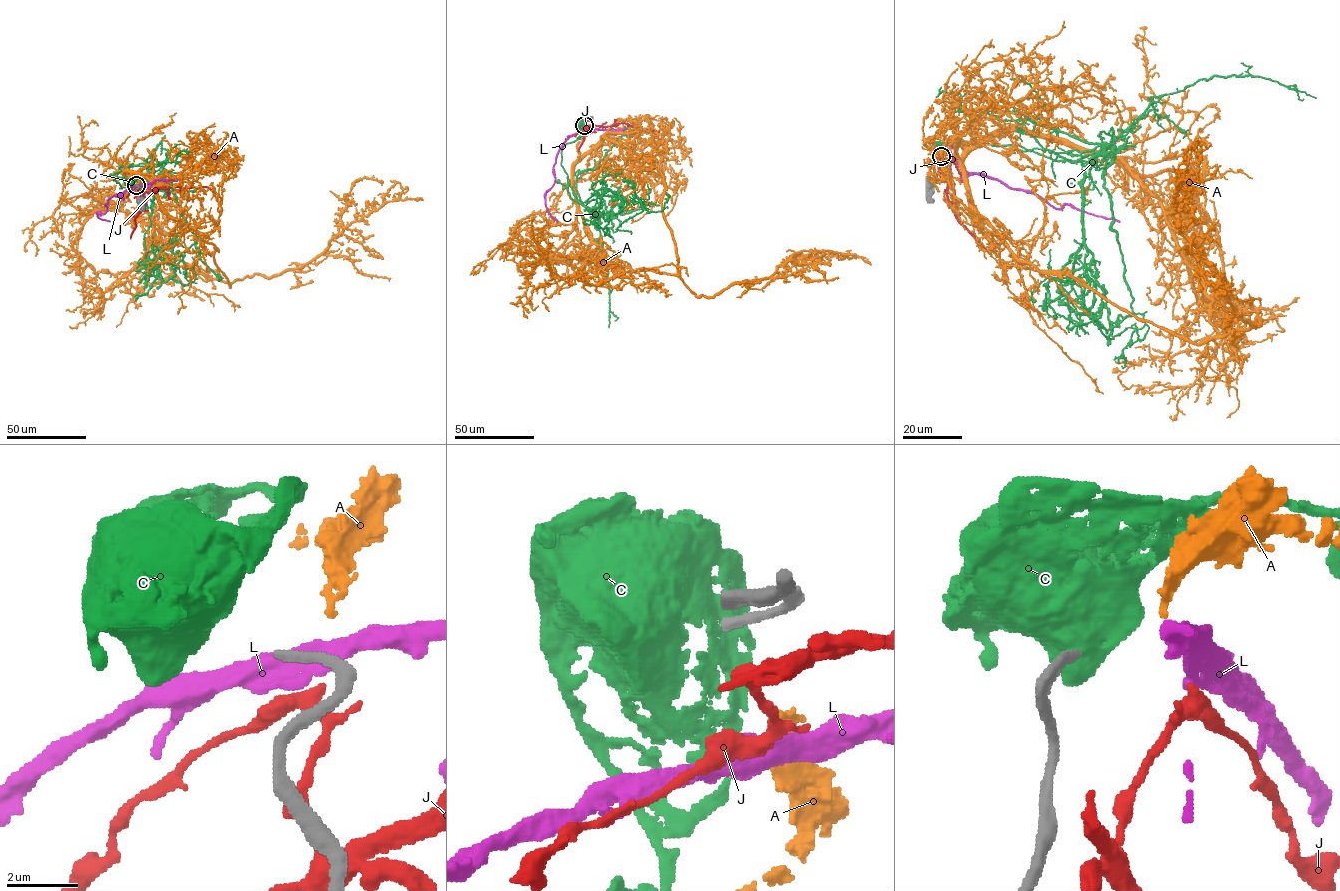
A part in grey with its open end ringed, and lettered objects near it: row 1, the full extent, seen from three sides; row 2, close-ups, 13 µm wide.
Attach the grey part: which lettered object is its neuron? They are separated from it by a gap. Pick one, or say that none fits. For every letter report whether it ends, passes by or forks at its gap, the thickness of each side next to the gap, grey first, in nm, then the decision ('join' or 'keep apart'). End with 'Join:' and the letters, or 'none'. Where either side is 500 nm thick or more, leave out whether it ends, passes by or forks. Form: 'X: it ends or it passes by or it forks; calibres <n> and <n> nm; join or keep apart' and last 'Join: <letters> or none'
A: it ends; calibres 280 and 220 nm; keep apart
C: calibres 280 and 900 nm; keep apart
J: it forks; calibres 280 and 380 nm; keep apart
L: it ends; calibres 280 and 480 nm; keep apart
Join: none

